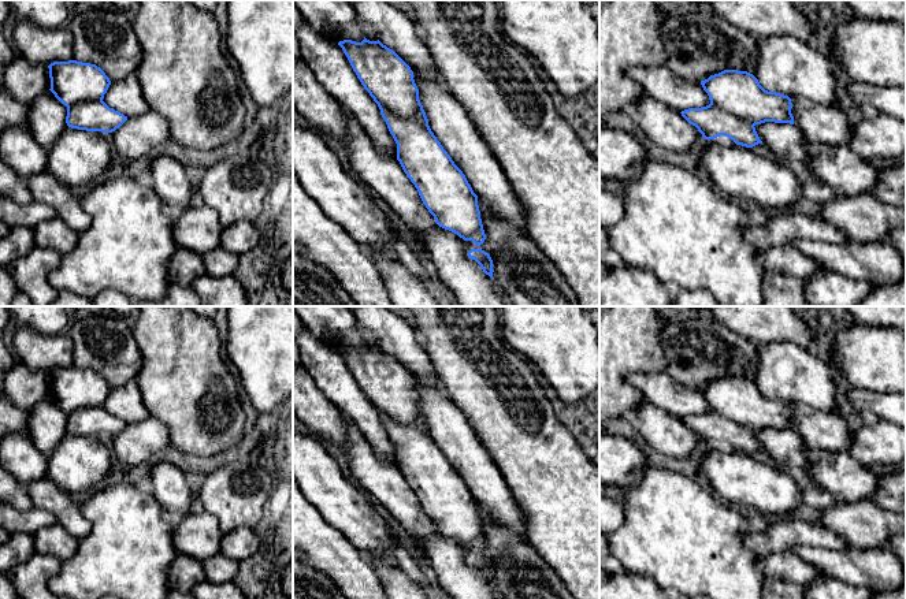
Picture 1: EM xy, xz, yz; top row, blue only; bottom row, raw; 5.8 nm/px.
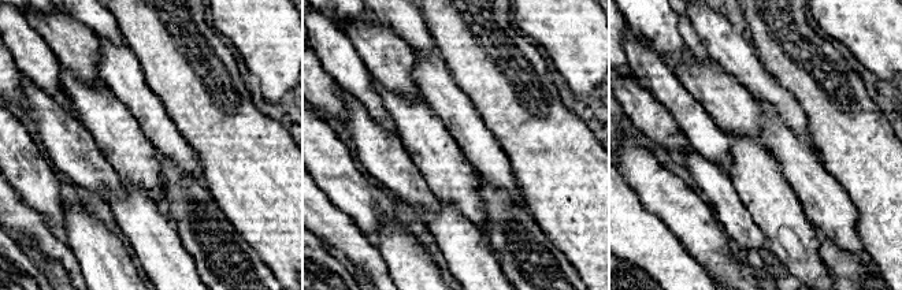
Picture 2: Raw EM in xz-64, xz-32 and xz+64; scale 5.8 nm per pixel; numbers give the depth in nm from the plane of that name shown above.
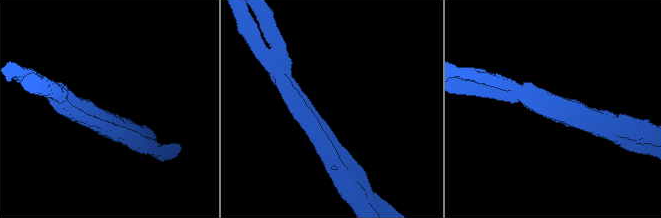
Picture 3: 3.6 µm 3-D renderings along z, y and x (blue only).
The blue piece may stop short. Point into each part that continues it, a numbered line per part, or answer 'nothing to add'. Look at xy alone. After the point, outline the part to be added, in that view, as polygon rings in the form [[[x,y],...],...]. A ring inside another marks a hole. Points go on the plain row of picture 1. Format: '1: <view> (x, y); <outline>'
nothing to add

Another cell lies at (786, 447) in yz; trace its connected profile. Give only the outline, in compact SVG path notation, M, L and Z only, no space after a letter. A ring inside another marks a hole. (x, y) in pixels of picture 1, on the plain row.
M765 428L754 434L762 450L773 460L775 466L780 469L807 468L806 451L809 447L797 432Z

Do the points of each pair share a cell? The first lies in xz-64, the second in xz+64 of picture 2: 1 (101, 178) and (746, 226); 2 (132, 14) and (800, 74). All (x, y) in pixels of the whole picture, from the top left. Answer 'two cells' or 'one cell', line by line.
1: one cell
2: one cell

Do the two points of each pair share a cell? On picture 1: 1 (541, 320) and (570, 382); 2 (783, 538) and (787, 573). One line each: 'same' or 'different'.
1: same
2: different

